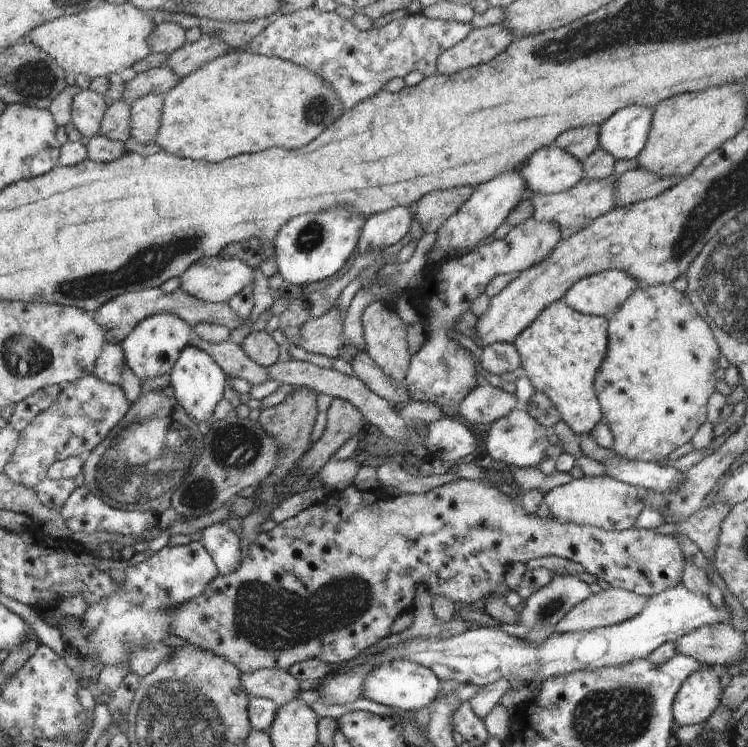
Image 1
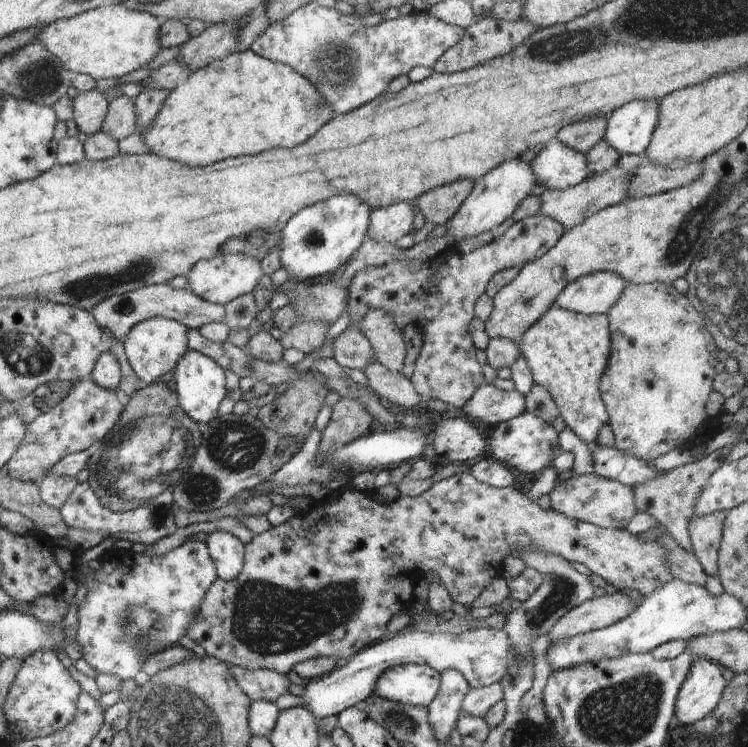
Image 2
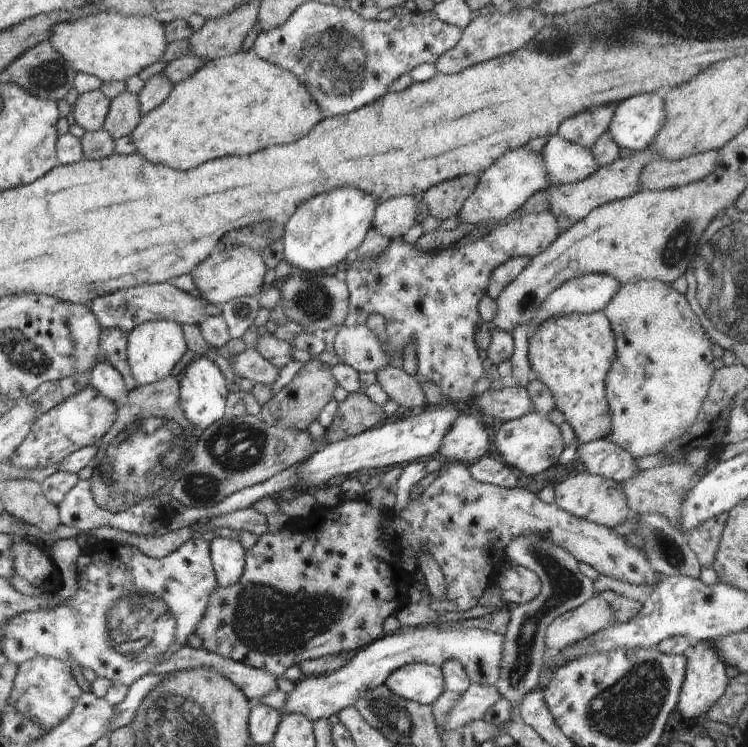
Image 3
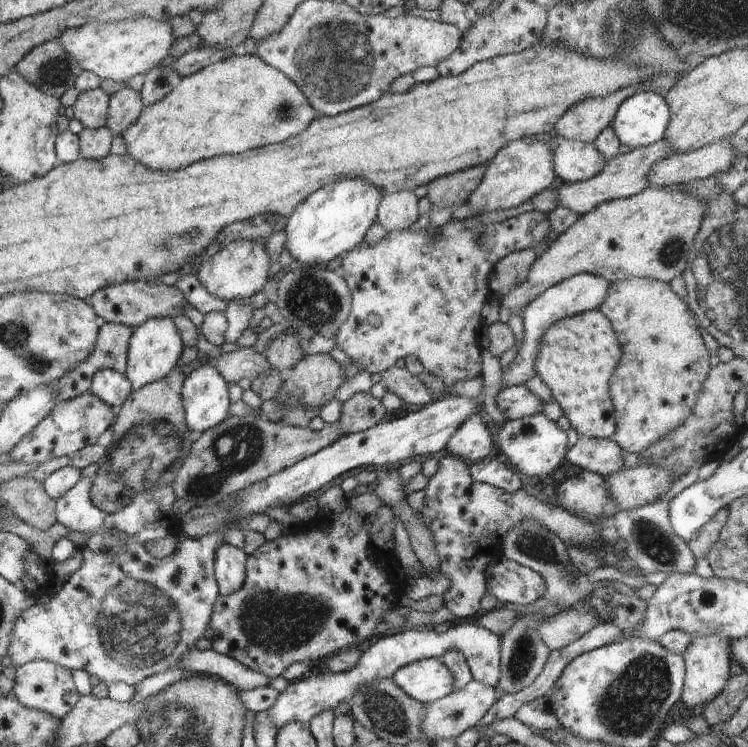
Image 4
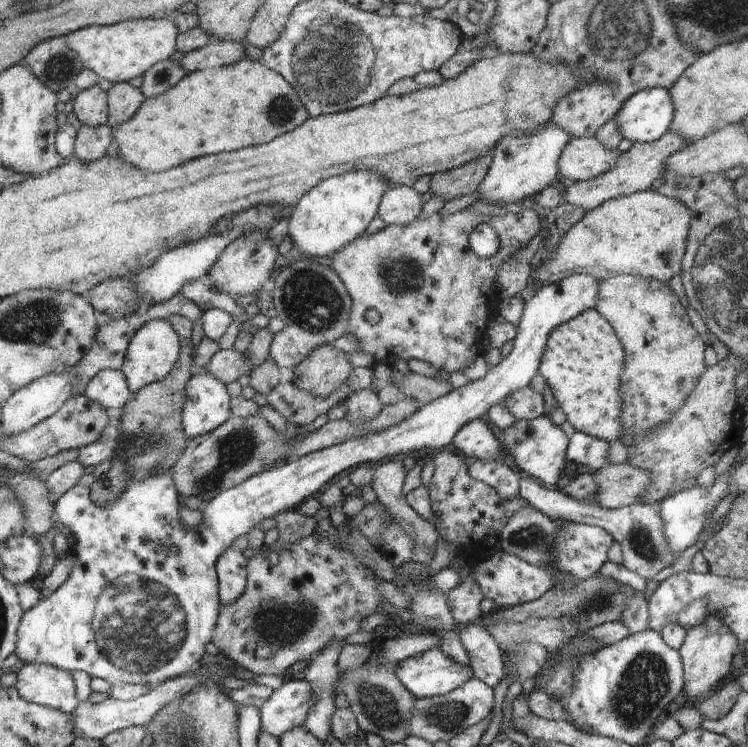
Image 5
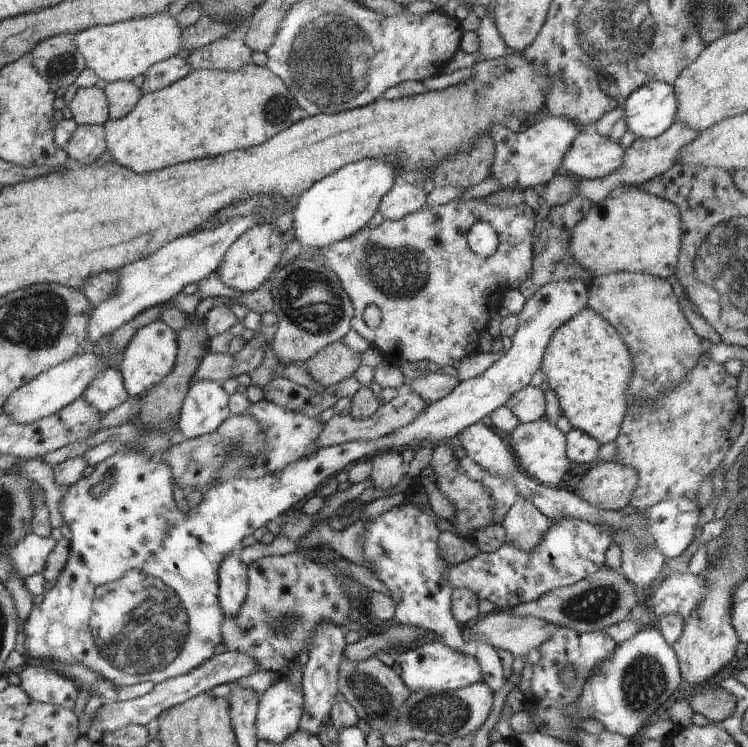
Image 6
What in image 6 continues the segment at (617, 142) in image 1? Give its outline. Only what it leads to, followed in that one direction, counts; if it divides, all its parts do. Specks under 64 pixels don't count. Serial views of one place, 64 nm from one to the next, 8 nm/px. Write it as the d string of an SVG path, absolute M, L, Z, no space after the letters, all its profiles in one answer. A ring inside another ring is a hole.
M647 82L623 102L627 130L637 138L659 138L675 124L677 100L671 84Z

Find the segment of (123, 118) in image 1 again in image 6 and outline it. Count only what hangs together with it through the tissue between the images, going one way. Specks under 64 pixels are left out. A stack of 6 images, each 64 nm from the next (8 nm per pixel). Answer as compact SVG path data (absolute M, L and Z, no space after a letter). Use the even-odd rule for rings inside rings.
M117 80L117 82L107 84L103 88L103 94L107 98L109 120L119 120L125 114L129 114L131 108L141 98L141 90L135 88L131 82L125 82L125 80Z

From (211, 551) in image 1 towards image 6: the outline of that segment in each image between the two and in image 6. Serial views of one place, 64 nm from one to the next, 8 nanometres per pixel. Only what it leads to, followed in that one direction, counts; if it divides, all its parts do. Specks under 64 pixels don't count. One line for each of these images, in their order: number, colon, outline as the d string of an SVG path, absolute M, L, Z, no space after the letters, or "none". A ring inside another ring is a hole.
2: M213 530L205 546L209 550L209 556L213 560L213 566L217 570L219 580L233 580L239 576L243 568L243 558L245 558L245 544L241 544L235 536L223 530Z
3: M213 538L209 542L213 572L217 578L217 586L233 586L245 568L245 550L239 542L229 538Z
4: M225 542L217 546L213 558L213 570L215 570L219 596L227 596L243 586L245 562L247 562L247 554L243 550Z
5: M229 546L215 560L215 574L217 574L219 602L221 604L237 602L247 584L247 558L243 558L241 550Z
6: M229 554L217 572L217 600L223 616L235 618L247 596L247 566L237 554Z

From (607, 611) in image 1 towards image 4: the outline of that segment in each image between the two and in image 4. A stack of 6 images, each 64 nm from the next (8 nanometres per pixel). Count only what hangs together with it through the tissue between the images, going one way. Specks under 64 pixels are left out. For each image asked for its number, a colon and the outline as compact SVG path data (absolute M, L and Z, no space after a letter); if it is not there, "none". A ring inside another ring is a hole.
2: M623 592L591 598L579 608L573 608L567 614L563 614L549 630L549 638L551 642L559 642L577 634L589 634L601 628L609 628L633 614L637 606L639 602L631 600Z
3: M601 596L587 600L583 606L553 620L545 632L545 646L561 652L563 648L581 642L615 622L609 602Z
4: M569 608L557 616L551 616L547 622L541 624L539 634L543 644L551 652L559 652L567 648L573 642L579 642L581 636L591 632L595 626L599 626L599 616L595 610L585 608Z

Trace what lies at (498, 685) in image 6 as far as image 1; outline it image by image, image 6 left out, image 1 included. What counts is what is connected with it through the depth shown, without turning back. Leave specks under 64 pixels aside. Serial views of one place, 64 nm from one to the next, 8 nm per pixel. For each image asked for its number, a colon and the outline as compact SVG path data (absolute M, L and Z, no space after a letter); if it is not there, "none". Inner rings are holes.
1: M683 584L675 586L671 590L661 592L659 596L651 596L649 602L645 604L645 608L631 620L609 626L609 628L595 628L589 632L567 632L567 634L549 634L541 644L531 644L527 640L521 638L513 638L507 636L505 632L501 632L499 628L475 628L475 630L465 630L463 634L457 634L455 638L445 638L445 640L437 640L437 638L415 638L409 640L405 644L399 644L397 648L389 648L387 652L381 652L365 662L355 664L353 668L349 668L343 674L333 674L327 676L323 682L319 682L319 686L315 686L313 690L321 692L321 700L325 704L347 704L353 700L361 698L361 688L363 688L363 680L367 678L367 674L371 674L371 670L375 670L377 666L391 662L391 660L409 660L415 664L421 664L425 668L429 668L441 682L453 682L457 686L491 686L493 682L505 678L505 680L517 680L521 684L533 684L533 682L545 682L549 678L557 678L557 676L567 676L573 672L593 672L599 668L617 668L635 660L643 660L647 658L651 652L655 652L659 646L669 644L679 640L683 634L691 632L691 630L699 630L705 626L719 626L719 624L729 624L729 610L723 606L719 610L715 610L715 606L709 602L709 598L705 596L697 596L693 592L689 592Z
2: M407 628L399 634L391 634L385 640L375 642L369 648L357 652L351 660L343 662L327 676L307 682L303 686L305 688L303 708L311 710L315 720L321 720L325 716L339 716L343 710L353 708L355 704L367 700L373 694L375 680L379 680L379 676L385 670L391 670L393 666L403 666L403 664L429 666L439 674L447 670L457 670L467 680L469 688L477 690L477 688L497 684L505 676L507 666L515 660L515 656L517 652L513 650L513 644L509 642L503 630L479 628L479 630L467 630L463 634L421 634Z
3: M417 626L417 628L403 628L393 632L393 636L383 636L381 640L371 642L369 646L361 648L357 654L349 658L345 666L339 670L325 674L325 676L311 676L301 678L295 682L291 694L287 694L287 704L279 710L281 716L285 714L301 714L311 722L321 718L329 718L339 714L345 708L353 708L359 698L369 694L373 688L381 686L393 670L407 666L407 664L429 664L441 668L445 662L459 662L465 670L471 684L477 686L493 686L499 680L501 672L501 656L503 656L503 642L505 638L487 630L435 630L433 626Z
4: M459 624L459 626L443 630L443 632L435 632L427 626L425 628L413 628L413 626L403 628L403 630L397 630L397 632L377 640L375 644L371 644L359 656L355 666L345 672L331 674L331 672L321 670L321 672L305 674L303 680L289 682L289 686L279 694L275 704L267 710L267 716L273 720L277 730L281 730L281 726L287 722L309 724L309 720L319 716L321 712L333 712L333 708L337 708L343 702L349 704L361 686L367 686L375 680L387 680L399 668L403 668L407 664L431 660L431 658L439 660L445 652L459 652L463 656L463 660L467 662L473 682L481 682L489 688L495 688L499 682L499 648L501 648L501 638L475 624Z
5: M481 624L457 626L455 634L469 656L469 668L473 670L473 678L481 680L489 688L495 688L503 678L503 652L497 640L487 634Z

